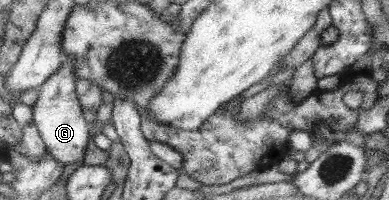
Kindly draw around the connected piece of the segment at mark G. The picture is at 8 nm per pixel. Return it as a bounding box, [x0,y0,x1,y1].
[31,56,91,166]

